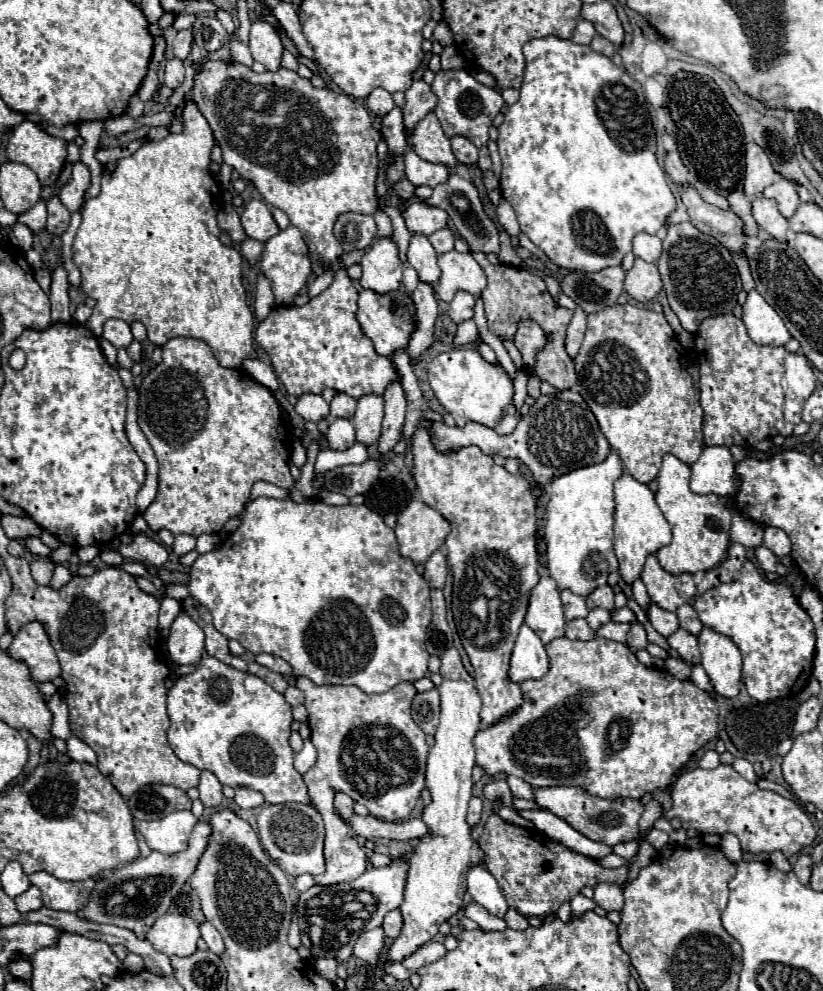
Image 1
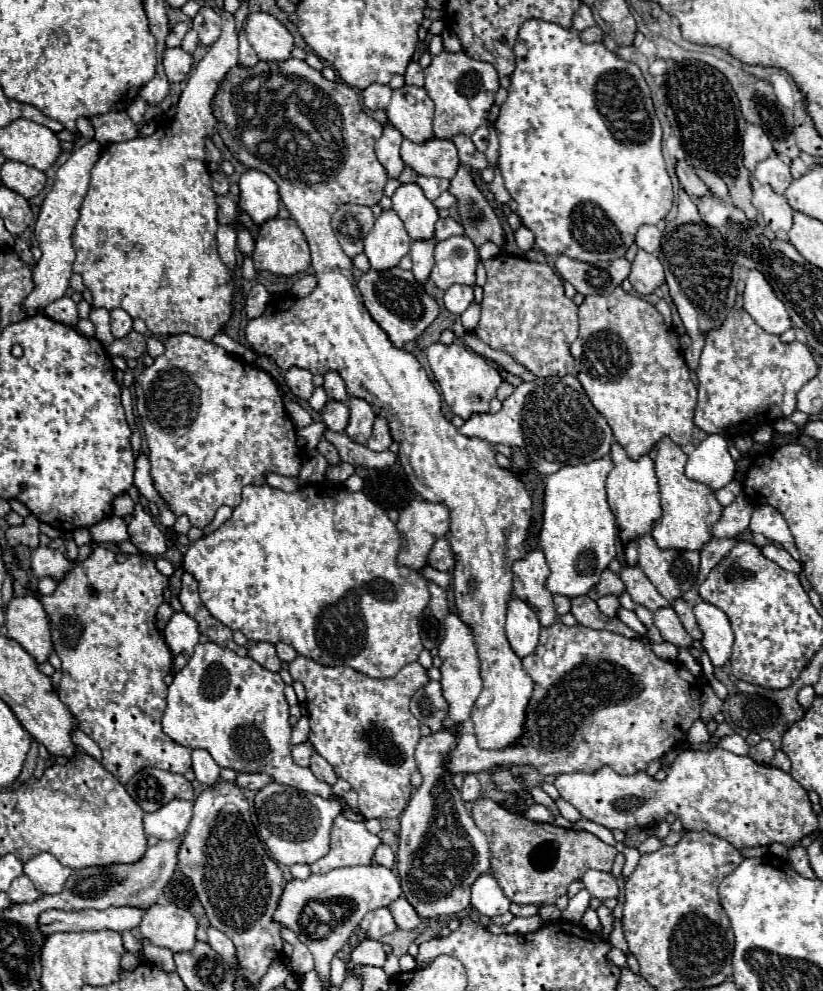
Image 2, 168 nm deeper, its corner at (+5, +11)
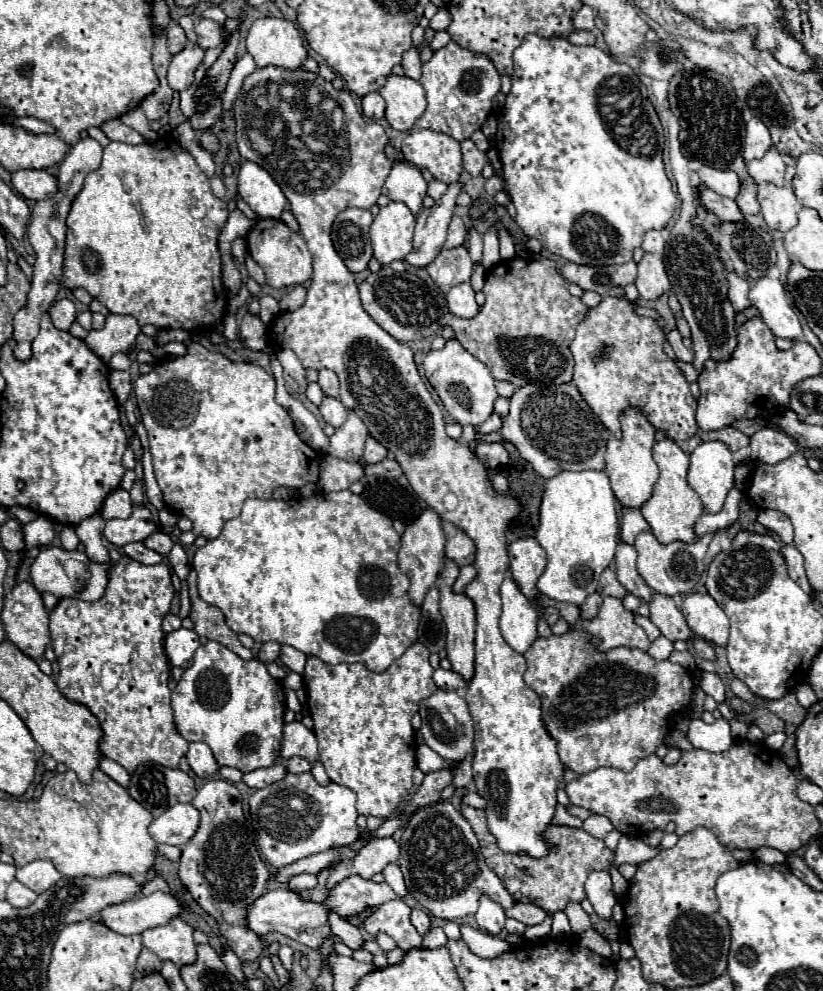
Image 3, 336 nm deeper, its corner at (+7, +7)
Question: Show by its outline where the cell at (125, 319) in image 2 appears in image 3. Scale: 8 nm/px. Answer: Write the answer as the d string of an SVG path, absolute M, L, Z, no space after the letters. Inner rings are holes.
M109 314L101 330L91 330L85 338L89 348L109 364L111 356L117 352L127 354L135 348L135 340L141 334L141 326L133 316Z

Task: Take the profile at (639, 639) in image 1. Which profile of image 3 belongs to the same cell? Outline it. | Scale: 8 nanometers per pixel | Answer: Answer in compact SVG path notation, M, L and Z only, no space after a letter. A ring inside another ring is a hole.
M591 594L583 604L581 604L581 618L593 618L597 612L599 612L599 608L601 608L601 602L603 602L603 596L601 594Z

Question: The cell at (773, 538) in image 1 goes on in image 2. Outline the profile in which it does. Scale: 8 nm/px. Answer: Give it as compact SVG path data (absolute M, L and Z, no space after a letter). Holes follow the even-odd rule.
M767 504L757 506L753 510L749 530L753 534L763 534L769 542L775 542L787 550L793 550L793 536L789 532L785 518L781 516L781 512L777 512L775 508L771 508Z

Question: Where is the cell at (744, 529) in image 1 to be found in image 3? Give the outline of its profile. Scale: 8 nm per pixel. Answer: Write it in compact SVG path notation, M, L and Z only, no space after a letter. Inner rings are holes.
M641 532L635 538L635 548L639 552L637 558L637 570L641 574L641 578L647 582L647 586L659 594L665 596L673 596L673 594L687 594L693 590L693 586L697 584L697 580L703 574L703 558L707 552L707 546L711 542L713 534L705 534L701 538L697 538L693 544L685 544L685 542L671 542L671 544L661 544L653 532Z

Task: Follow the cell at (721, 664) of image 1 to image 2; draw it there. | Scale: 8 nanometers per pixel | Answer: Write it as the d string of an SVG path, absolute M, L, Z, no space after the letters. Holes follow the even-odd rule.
M699 602L693 608L693 612L703 632L703 638L701 638L703 650L707 652L715 668L725 666L733 650L733 630L725 612L721 612L717 606L707 602Z

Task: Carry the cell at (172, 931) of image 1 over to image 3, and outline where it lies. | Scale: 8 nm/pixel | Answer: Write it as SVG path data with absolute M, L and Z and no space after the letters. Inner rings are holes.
M181 918L171 920L167 926L149 928L141 936L147 950L155 952L161 960L173 962L177 968L193 964L193 960L197 960L193 928Z

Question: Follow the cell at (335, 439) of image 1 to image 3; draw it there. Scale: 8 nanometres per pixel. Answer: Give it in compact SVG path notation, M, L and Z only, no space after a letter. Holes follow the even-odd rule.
M325 396L323 402L321 402L321 406L319 406L319 410L321 410L321 416L325 418L325 422L331 424L333 428L339 428L345 422L347 408L337 398Z

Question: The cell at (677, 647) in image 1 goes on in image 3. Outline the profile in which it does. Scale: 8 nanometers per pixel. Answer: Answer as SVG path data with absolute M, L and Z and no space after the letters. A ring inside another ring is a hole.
M653 592L653 598L649 600L649 610L651 610L651 622L661 630L665 638L671 642L675 640L687 640L693 636L691 628L687 626L681 610L677 608L673 596L657 594Z

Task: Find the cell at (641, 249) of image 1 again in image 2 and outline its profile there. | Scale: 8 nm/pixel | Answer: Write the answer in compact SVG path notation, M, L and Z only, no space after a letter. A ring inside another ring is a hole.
M641 226L637 230L635 244L645 252L655 252L659 248L659 242L661 242L661 230L657 226Z

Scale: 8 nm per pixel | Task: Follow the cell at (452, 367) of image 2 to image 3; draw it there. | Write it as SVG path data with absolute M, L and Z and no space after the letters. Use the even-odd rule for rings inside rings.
M455 338L447 340L443 350L429 352L423 368L429 384L437 390L441 402L445 404L445 410L457 424L479 426L493 414L493 404L499 398L495 390L495 378L491 376L489 368L473 354L469 354Z

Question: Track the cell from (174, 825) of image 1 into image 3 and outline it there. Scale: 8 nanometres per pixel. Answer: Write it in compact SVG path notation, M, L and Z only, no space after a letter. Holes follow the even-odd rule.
M175 804L163 816L155 818L149 834L157 844L185 846L199 828L199 810L191 804Z

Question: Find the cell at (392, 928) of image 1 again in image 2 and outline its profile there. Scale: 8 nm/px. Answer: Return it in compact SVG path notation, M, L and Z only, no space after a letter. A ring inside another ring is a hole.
M399 896L399 900L391 902L389 910L391 910L391 916L393 916L397 928L401 928L401 930L415 930L421 924L421 918L415 914L413 906L405 900L405 896Z

